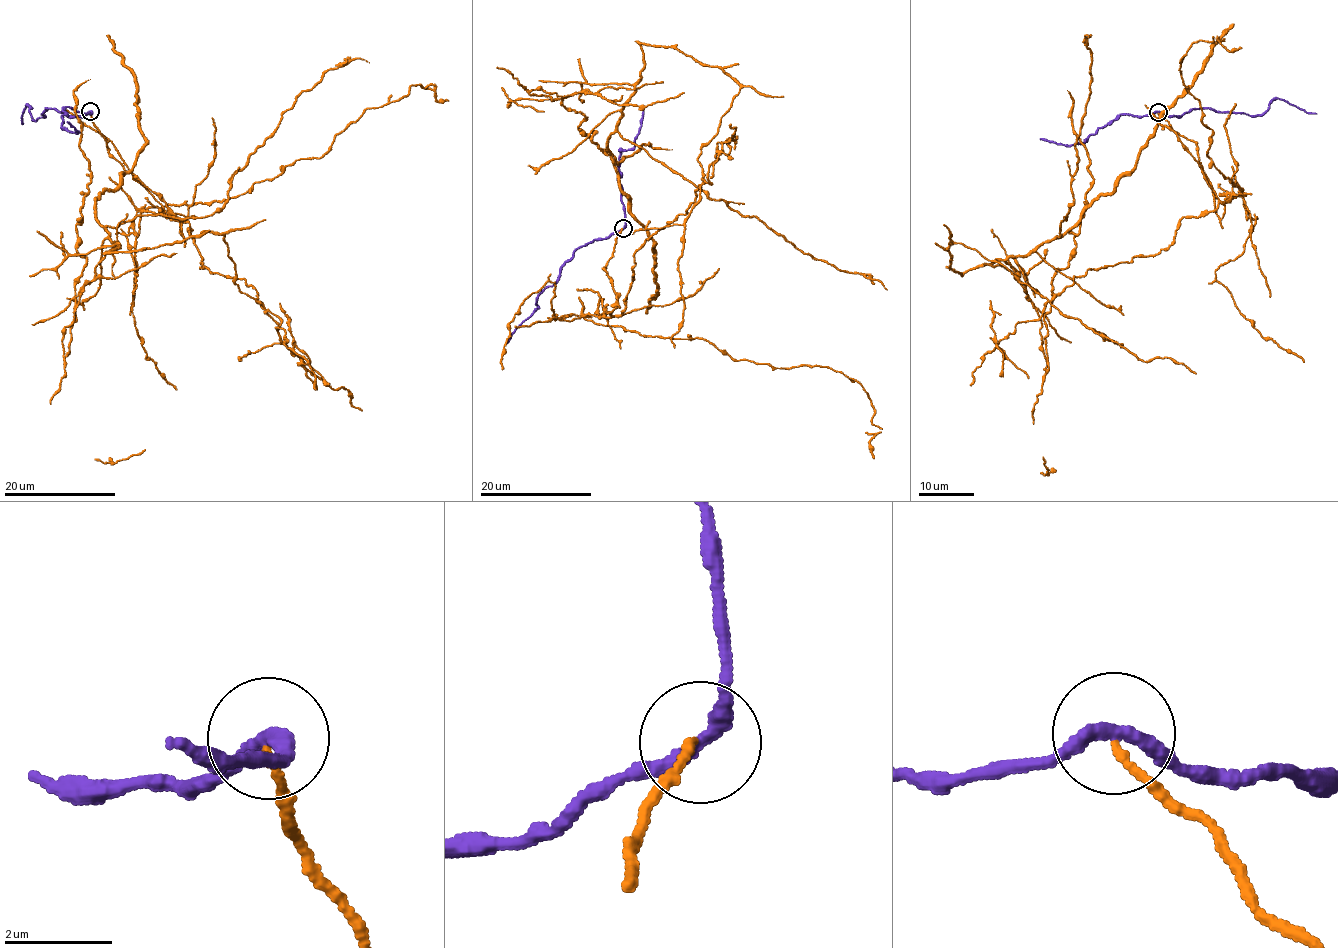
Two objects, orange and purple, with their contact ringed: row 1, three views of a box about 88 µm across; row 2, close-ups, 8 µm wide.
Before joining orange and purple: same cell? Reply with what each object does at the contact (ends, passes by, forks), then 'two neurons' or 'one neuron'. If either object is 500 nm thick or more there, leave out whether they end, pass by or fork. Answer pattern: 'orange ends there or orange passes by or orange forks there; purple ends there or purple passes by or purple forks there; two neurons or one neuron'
orange ends there; purple passes by; two neurons

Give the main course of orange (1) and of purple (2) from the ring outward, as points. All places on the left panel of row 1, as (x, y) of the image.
1: (90, 112), (199, 266), (263, 307), (225, 235), (110, 252), (108, 226), (208, 216), (302, 92), (369, 63)
2: (90, 111), (66, 116), (54, 108), (48, 109), (33, 120), (26, 105), (23, 124)

